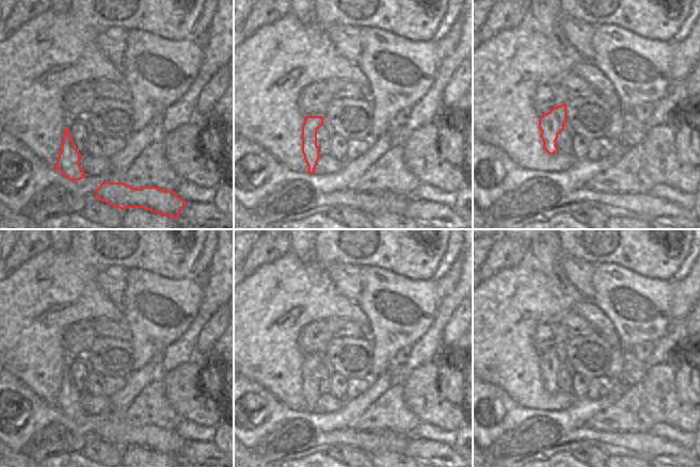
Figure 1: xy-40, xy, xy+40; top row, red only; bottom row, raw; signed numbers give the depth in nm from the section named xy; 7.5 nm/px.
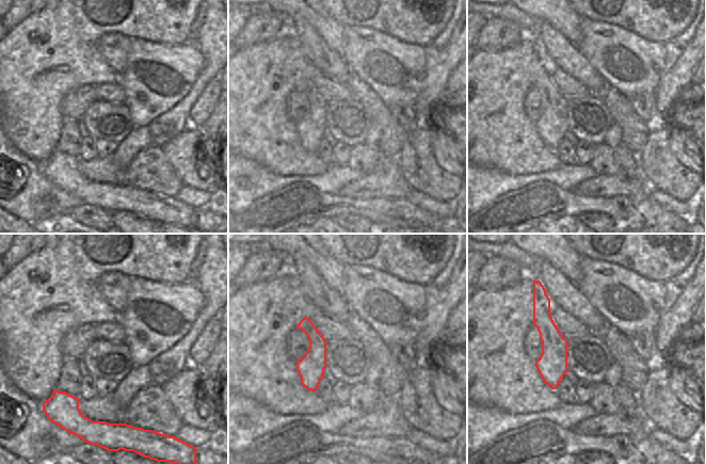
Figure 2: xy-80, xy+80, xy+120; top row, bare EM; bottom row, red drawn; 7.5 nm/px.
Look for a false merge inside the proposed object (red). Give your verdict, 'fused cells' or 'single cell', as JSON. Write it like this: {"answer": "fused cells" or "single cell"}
{"answer": "fused cells"}

